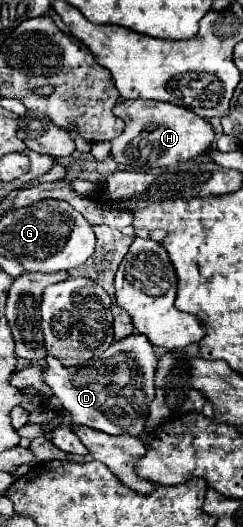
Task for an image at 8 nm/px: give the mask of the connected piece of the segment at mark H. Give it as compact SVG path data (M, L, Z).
M120 101L114 107L114 115L126 123L122 135L112 143L112 157L116 163L128 169L146 169L146 167L168 167L174 163L190 161L200 153L206 153L214 143L216 135L212 125L198 117L194 111L176 107L160 101Z

